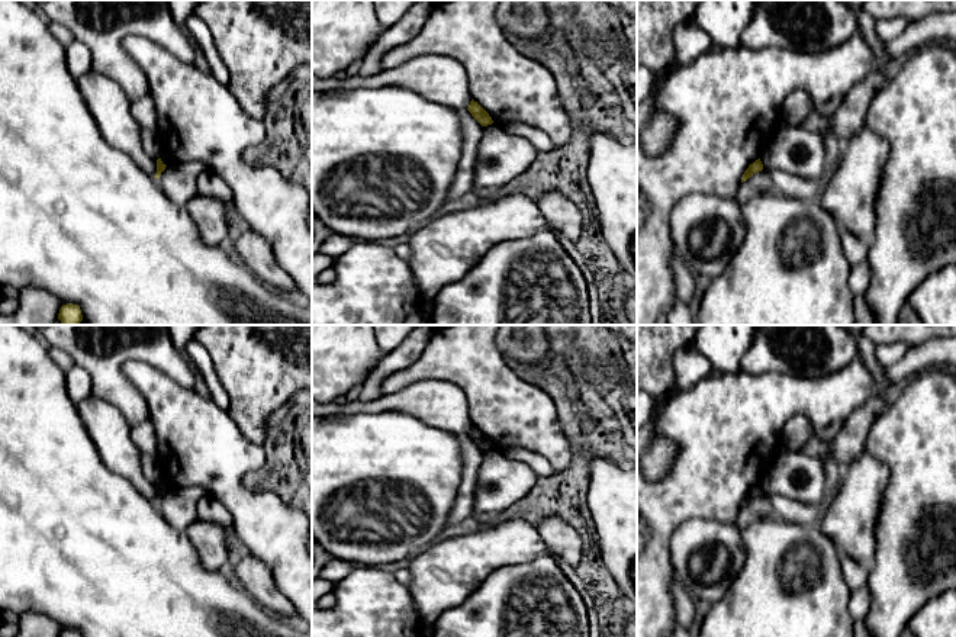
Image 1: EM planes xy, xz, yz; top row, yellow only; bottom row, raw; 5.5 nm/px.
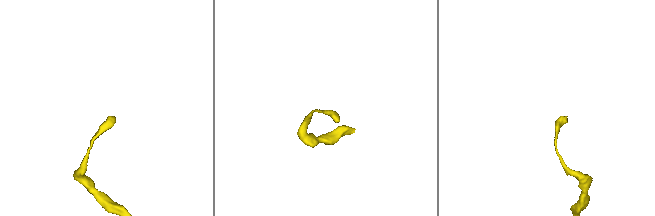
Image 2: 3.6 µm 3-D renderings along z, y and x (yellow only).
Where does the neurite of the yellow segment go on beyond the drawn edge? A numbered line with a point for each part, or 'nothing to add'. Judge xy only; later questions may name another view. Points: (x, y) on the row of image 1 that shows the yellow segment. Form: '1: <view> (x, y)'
nothing to add

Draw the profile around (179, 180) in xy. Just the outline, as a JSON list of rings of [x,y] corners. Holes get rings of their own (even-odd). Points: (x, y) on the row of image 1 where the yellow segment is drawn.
[[[200,161],[173,163],[165,167],[158,181],[173,203],[184,206],[197,194],[197,177],[206,170],[206,165]]]

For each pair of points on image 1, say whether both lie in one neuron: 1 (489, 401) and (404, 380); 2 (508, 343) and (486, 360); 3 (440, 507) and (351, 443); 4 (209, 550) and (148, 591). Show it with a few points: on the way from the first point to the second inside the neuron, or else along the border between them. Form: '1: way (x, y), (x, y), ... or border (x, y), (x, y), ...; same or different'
1: way (467, 379), (459, 370), (425, 370); same
2: border (495, 340), (495, 346), (504, 359); different
3: way (425, 482), (389, 446), (376, 446); same
4: border (183, 531), (199, 562), (206, 569), (218, 570); different

